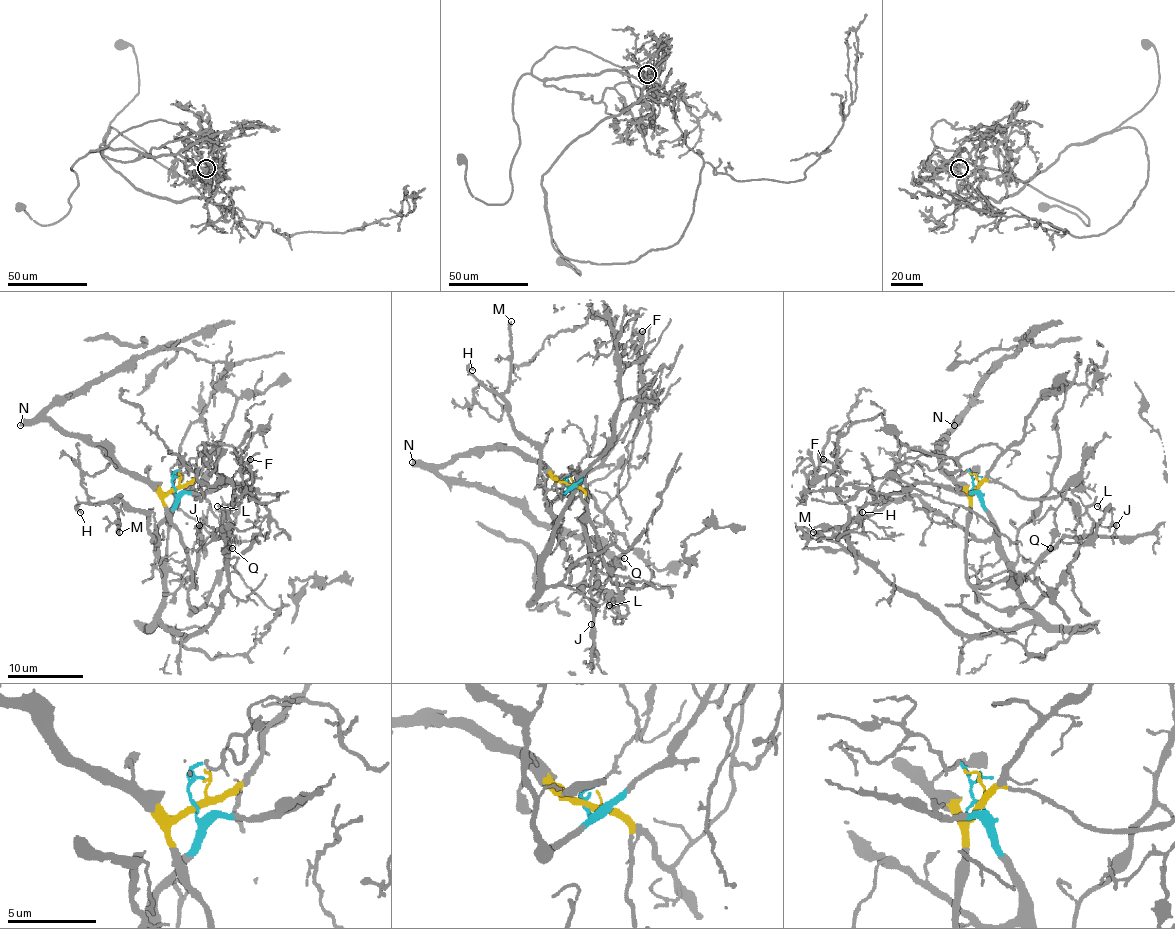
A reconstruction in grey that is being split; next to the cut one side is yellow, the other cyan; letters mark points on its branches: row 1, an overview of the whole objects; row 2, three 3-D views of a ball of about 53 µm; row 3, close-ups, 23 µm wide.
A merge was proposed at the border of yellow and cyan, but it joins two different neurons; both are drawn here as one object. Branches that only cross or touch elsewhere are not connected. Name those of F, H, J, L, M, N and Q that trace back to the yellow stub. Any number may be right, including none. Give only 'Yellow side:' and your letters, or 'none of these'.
Yellow side: J, L, N, Q

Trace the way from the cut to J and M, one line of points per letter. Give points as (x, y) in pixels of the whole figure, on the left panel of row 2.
J: (175, 488), (164, 498), (164, 515), (179, 534), (194, 585), (198, 535), (204, 526), (200, 524)
M: (175, 488), (175, 507), (160, 524), (152, 539), (149, 518), (134, 511), (118, 496), (113, 501), (118, 532)

